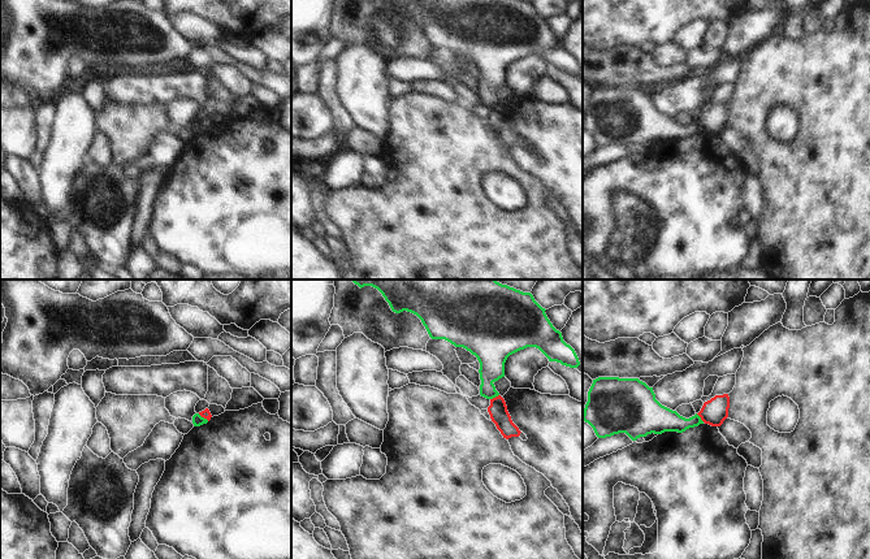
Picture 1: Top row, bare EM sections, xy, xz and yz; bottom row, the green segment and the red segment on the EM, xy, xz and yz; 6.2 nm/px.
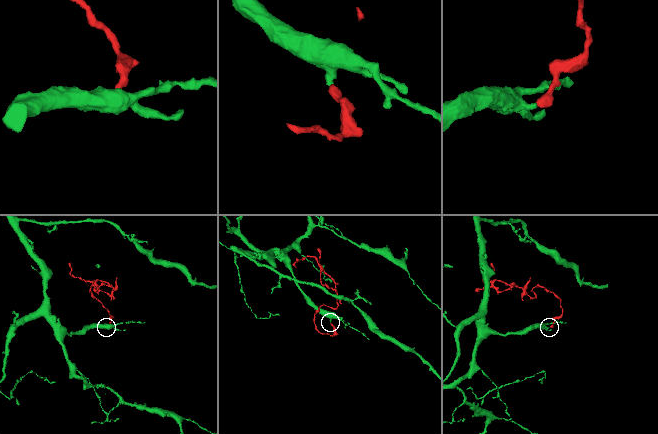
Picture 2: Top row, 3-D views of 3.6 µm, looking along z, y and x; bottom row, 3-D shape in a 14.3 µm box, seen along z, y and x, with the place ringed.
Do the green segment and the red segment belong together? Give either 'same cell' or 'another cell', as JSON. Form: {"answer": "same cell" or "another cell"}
{"answer": "another cell"}

